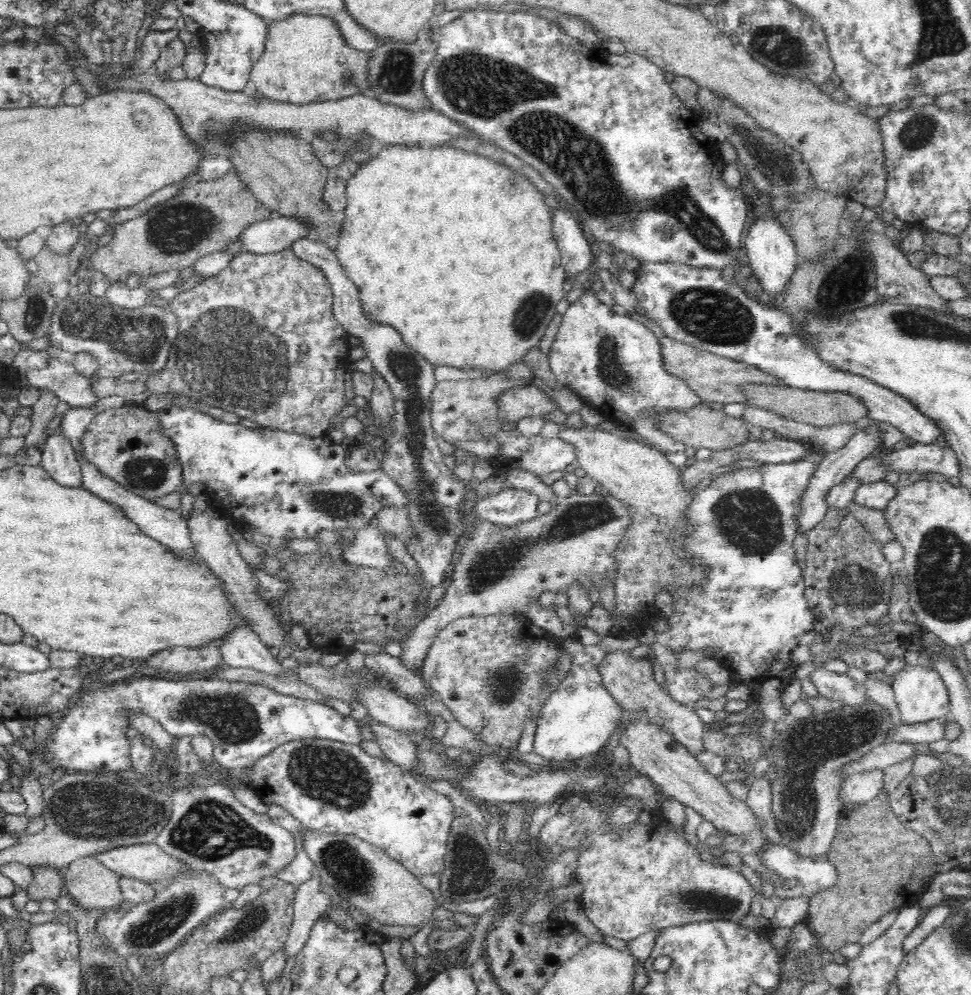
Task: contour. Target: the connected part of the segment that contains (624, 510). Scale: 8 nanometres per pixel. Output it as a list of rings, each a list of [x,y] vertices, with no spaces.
[[[573,494],[561,500],[547,515],[540,515],[518,528],[501,528],[486,520],[477,521],[474,532],[468,540],[460,544],[458,558],[449,573],[449,582],[443,597],[409,633],[403,643],[400,654],[400,665],[409,672],[422,674],[424,661],[429,653],[434,639],[444,630],[452,620],[464,616],[484,616],[484,614],[522,614],[526,604],[540,596],[546,588],[548,590],[564,590],[572,582],[580,580],[589,590],[591,582],[600,585],[600,579],[609,575],[614,576],[614,557],[610,555],[612,548],[616,548],[628,529],[630,511],[622,501],[612,498],[612,495],[602,497],[594,494],[582,496]]]

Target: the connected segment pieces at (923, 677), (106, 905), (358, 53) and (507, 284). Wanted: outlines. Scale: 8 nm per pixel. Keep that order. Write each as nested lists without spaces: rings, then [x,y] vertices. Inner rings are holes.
[[[907,665],[894,678],[895,681],[891,684],[891,687],[893,688],[901,724],[922,724],[950,715],[951,702],[949,692],[943,684],[943,679],[935,669],[925,669],[920,665]]]
[[[97,855],[85,856],[73,860],[68,866],[66,876],[63,877],[64,892],[74,900],[74,902],[83,910],[112,910],[119,908],[119,905],[125,900],[122,893],[122,875],[106,865],[97,857]]]
[[[296,12],[278,20],[268,20],[264,41],[263,54],[249,76],[264,98],[304,106],[373,94],[369,62],[374,52],[352,47],[330,16]]]
[[[392,145],[378,150],[371,161],[364,163],[349,180],[347,202],[339,215],[339,238],[334,254],[342,271],[358,287],[362,313],[372,325],[384,325],[400,335],[406,349],[420,355],[434,366],[452,366],[472,374],[490,375],[505,371],[524,358],[530,348],[540,344],[546,329],[557,313],[556,306],[564,298],[564,282],[568,274],[562,264],[562,253],[550,227],[551,208],[530,181],[529,173],[520,173],[500,163],[492,162],[476,153],[454,147],[431,146],[400,147]]]

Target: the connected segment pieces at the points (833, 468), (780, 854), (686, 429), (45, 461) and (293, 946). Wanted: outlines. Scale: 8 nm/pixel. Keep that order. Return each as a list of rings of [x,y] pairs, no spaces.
[[[869,427],[870,434],[863,434],[858,432],[854,438],[850,438],[846,445],[839,450],[824,453],[823,460],[818,464],[816,470],[814,470],[813,476],[808,480],[804,492],[802,492],[802,498],[800,498],[800,512],[798,512],[797,534],[802,536],[810,534],[810,530],[813,530],[820,521],[825,517],[827,510],[831,507],[828,502],[828,495],[833,486],[844,482],[848,479],[852,472],[858,467],[858,464],[867,457],[874,455],[877,448],[877,436],[879,430],[876,427]]]
[[[778,844],[767,850],[762,863],[785,880],[798,879],[804,894],[812,898],[818,892],[834,890],[840,884],[840,874],[827,854],[802,856],[797,850]]]
[[[702,404],[700,408],[692,408],[692,411],[679,412],[670,411],[662,420],[662,431],[672,435],[676,441],[680,441],[685,446],[694,449],[708,448],[708,450],[720,451],[723,449],[736,448],[750,442],[750,432],[748,424],[740,418],[727,416],[722,410],[716,411]]]
[[[60,428],[56,434],[48,436],[42,446],[41,466],[52,479],[63,486],[81,486],[82,470],[74,452],[72,439]]]
[[[319,878],[310,880],[298,887],[298,894],[293,908],[293,922],[289,928],[289,938],[286,944],[288,957],[297,956],[308,943],[313,926],[326,916],[328,906],[331,906],[331,892],[322,890]]]

